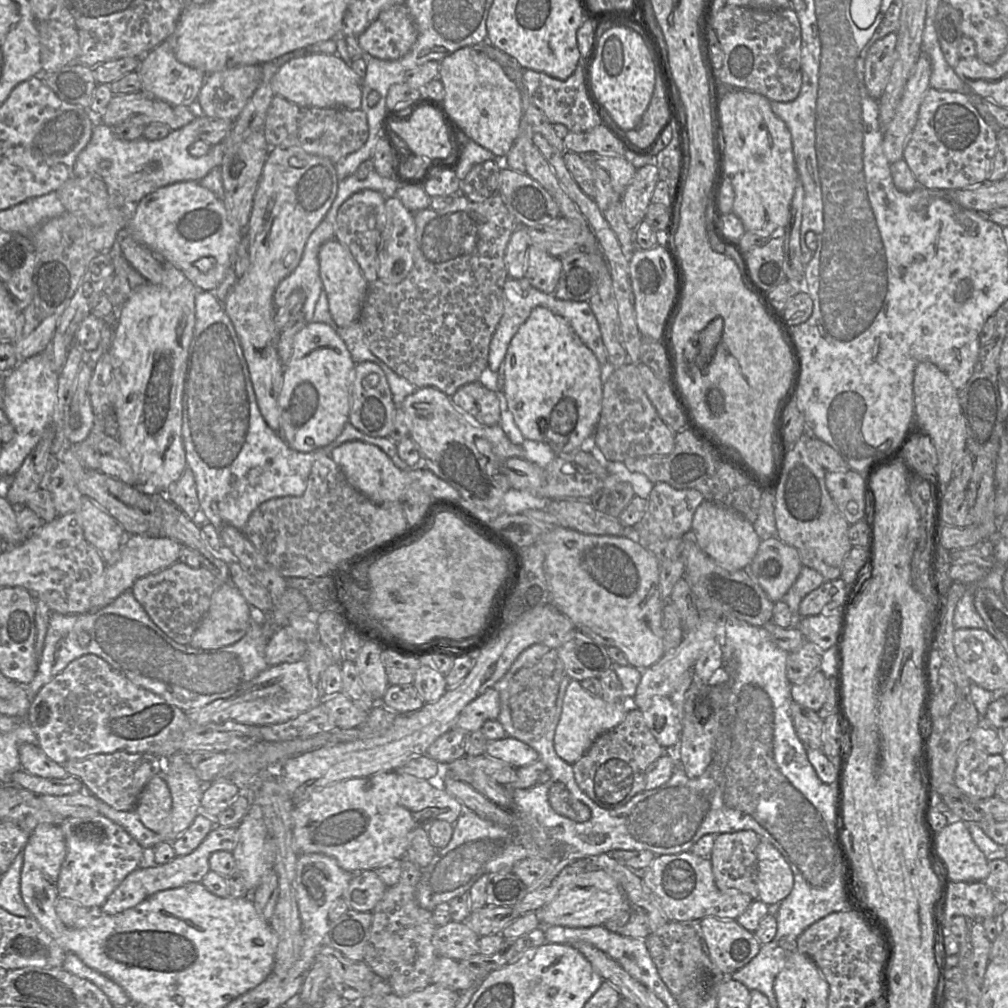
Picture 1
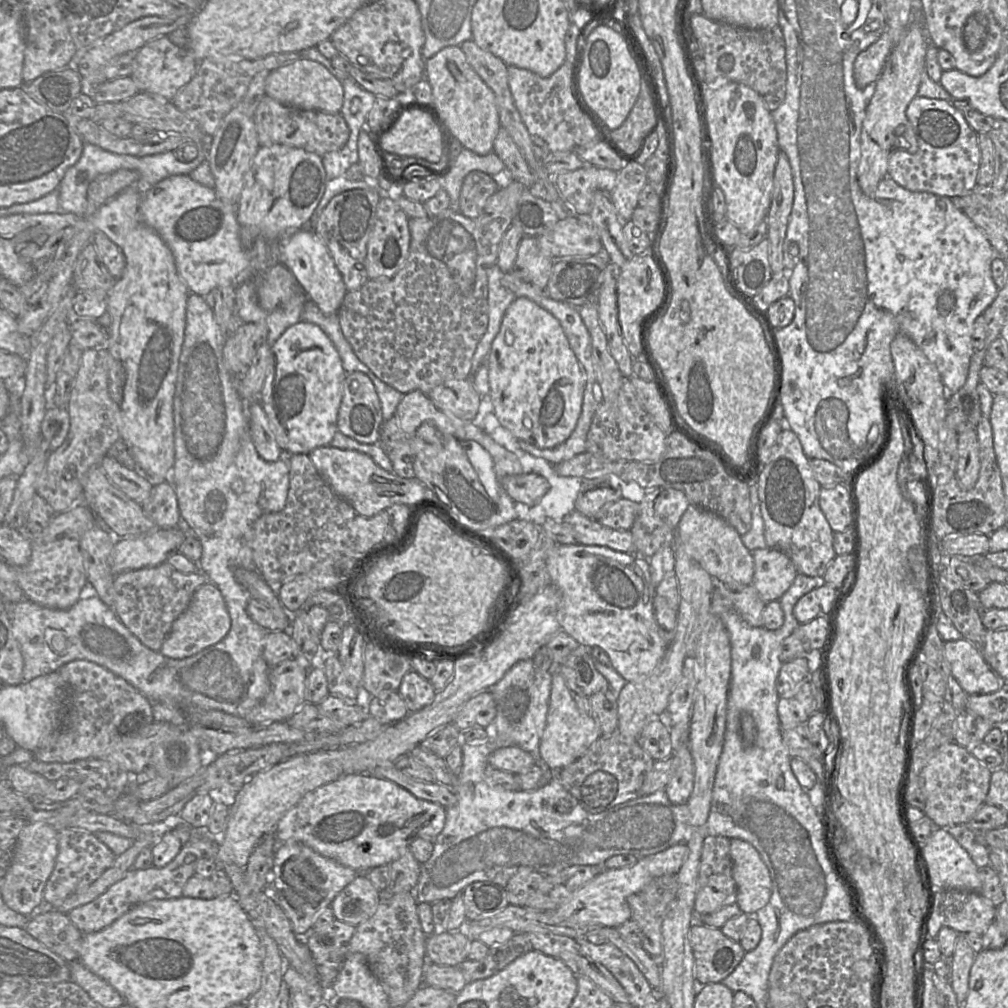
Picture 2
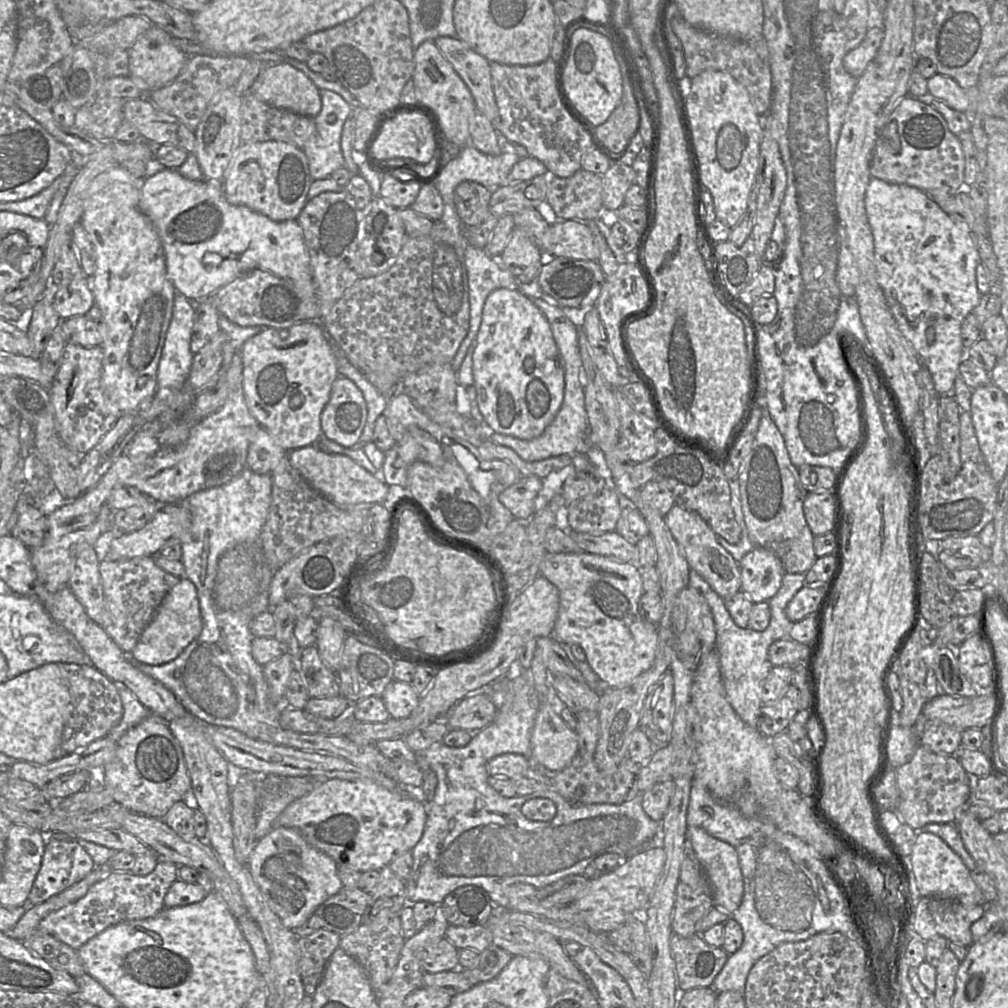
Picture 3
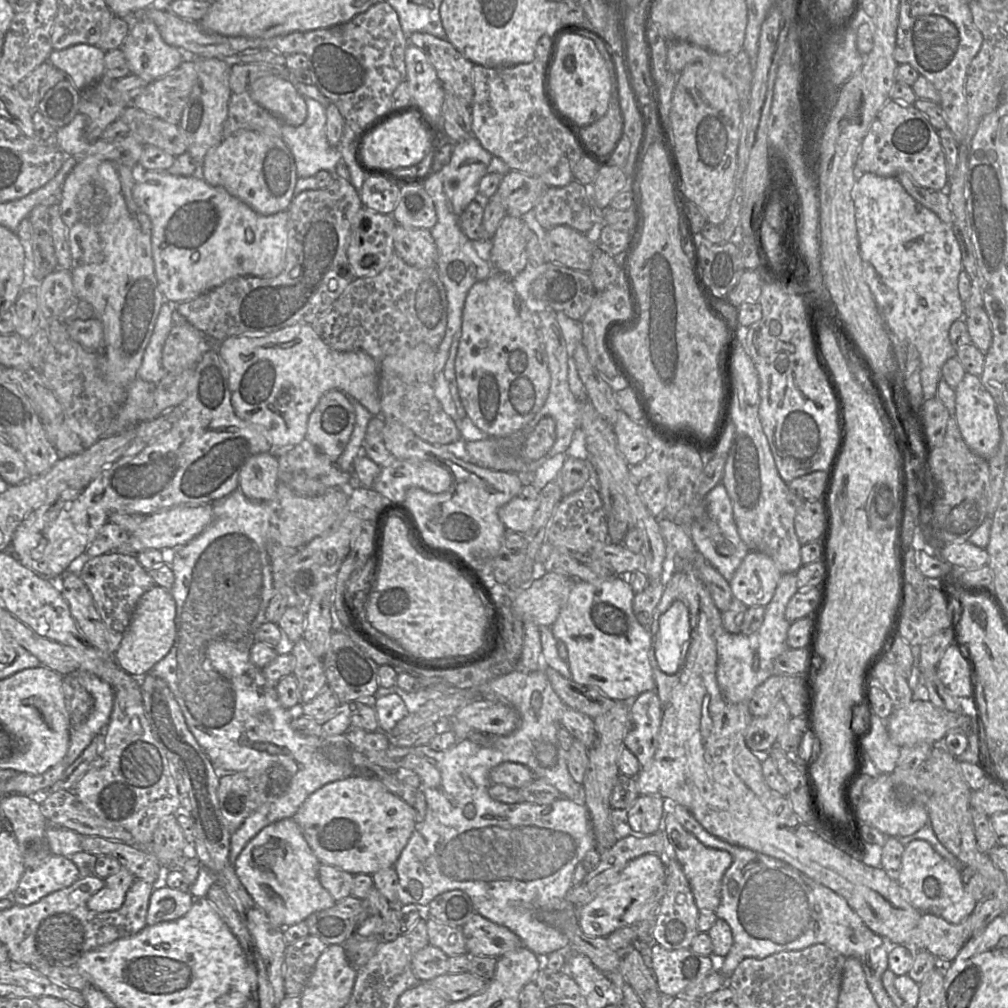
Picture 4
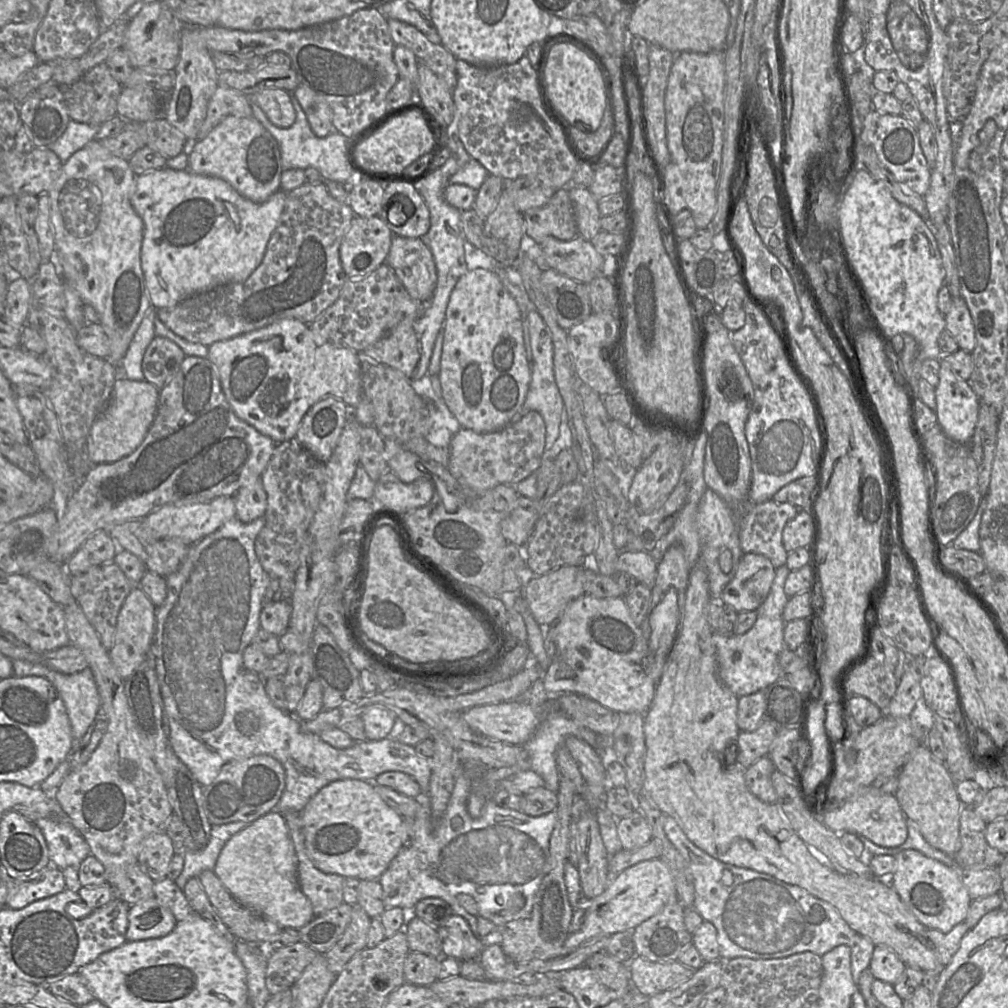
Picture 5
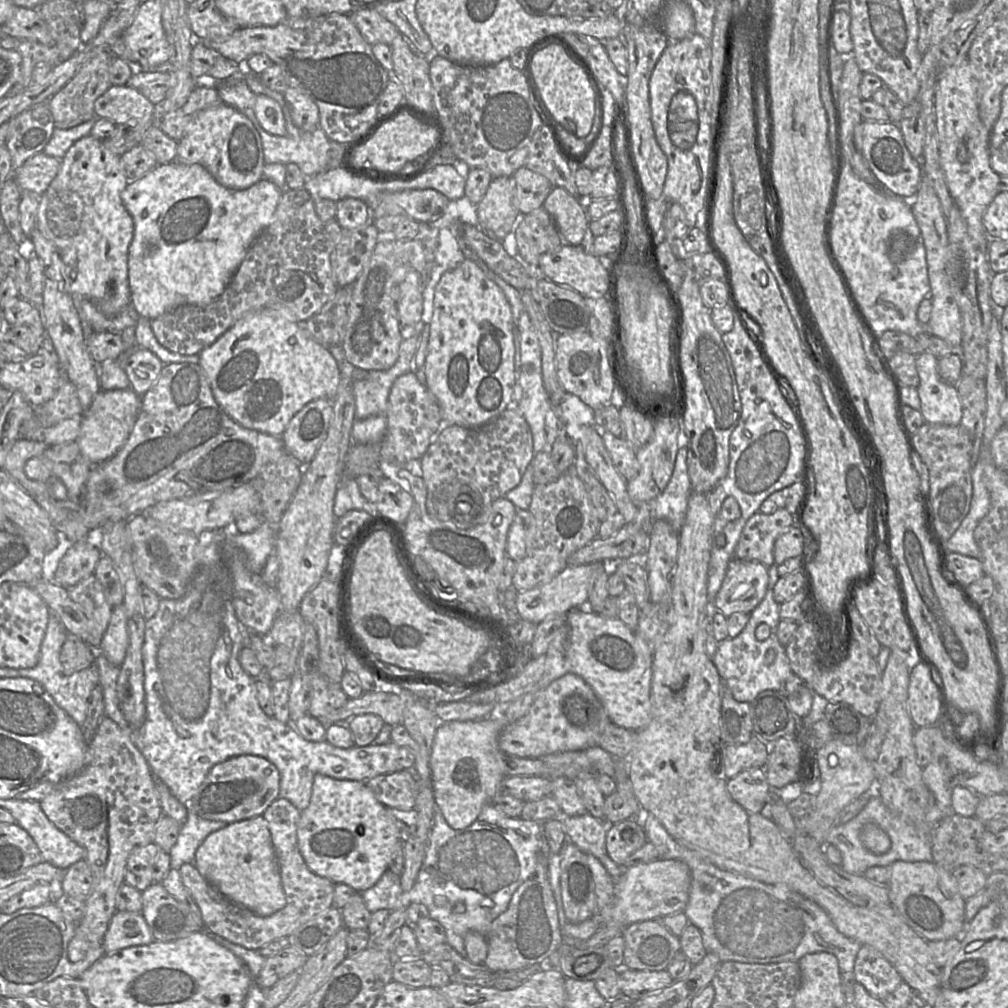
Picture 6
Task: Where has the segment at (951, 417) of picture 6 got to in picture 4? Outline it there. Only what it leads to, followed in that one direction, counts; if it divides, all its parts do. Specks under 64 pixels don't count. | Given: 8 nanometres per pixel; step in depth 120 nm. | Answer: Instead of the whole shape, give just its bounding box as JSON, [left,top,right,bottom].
[954,373,1001,461]

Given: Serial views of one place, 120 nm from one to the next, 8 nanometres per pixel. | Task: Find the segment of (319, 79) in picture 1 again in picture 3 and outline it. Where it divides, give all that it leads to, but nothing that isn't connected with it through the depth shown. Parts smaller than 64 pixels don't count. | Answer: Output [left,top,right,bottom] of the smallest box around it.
[252,63,321,117]

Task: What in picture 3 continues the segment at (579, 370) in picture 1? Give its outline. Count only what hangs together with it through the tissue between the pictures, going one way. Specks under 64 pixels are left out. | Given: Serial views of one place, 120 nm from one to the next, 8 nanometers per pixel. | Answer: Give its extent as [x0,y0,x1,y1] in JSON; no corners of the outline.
[472,288,564,440]

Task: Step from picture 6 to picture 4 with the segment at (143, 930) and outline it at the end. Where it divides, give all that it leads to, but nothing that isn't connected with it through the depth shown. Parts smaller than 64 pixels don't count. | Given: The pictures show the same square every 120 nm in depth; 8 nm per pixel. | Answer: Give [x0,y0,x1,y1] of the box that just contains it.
[146,885,195,926]

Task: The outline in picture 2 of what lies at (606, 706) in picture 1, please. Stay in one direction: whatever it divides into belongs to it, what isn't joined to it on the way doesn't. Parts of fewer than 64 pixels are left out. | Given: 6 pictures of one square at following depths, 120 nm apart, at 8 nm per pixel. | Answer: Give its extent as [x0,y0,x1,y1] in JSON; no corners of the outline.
[540,671,601,772]

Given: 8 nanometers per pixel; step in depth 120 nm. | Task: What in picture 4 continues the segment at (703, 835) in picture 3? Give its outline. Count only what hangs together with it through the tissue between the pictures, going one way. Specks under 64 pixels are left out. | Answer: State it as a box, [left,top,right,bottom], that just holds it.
[662,806,732,910]

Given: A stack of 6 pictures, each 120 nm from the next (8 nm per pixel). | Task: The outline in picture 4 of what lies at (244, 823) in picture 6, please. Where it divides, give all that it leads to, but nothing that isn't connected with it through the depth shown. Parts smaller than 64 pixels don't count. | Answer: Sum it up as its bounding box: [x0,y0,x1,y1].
[233,818,336,931]

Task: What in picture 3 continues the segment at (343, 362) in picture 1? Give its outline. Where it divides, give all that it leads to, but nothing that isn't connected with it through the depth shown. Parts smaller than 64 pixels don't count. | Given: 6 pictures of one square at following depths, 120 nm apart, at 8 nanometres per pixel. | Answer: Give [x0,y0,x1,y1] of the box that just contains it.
[240,321,338,452]

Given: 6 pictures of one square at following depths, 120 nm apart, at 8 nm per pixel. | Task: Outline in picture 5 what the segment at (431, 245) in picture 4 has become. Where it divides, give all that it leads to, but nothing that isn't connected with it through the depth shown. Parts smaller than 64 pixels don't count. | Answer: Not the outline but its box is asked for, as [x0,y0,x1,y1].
[385,236,437,303]

